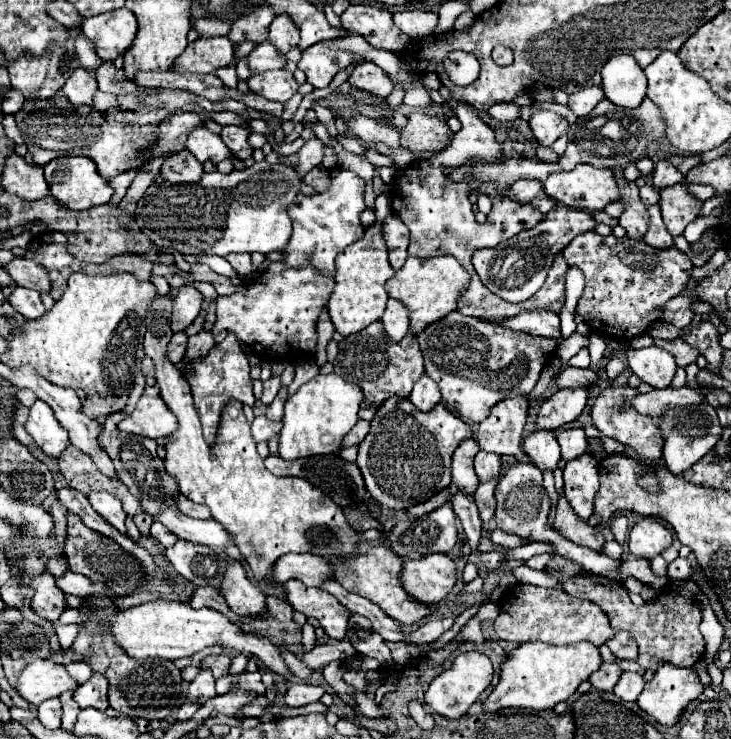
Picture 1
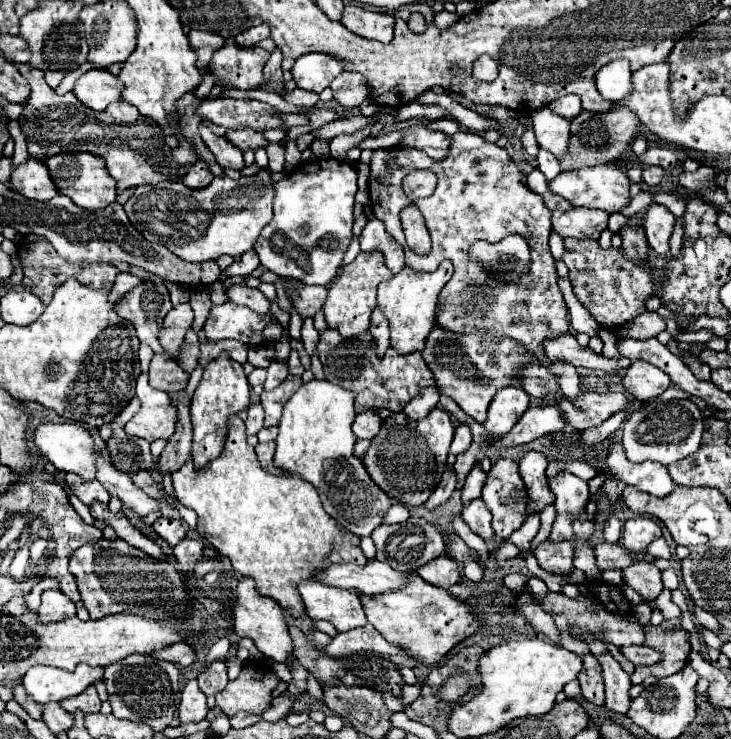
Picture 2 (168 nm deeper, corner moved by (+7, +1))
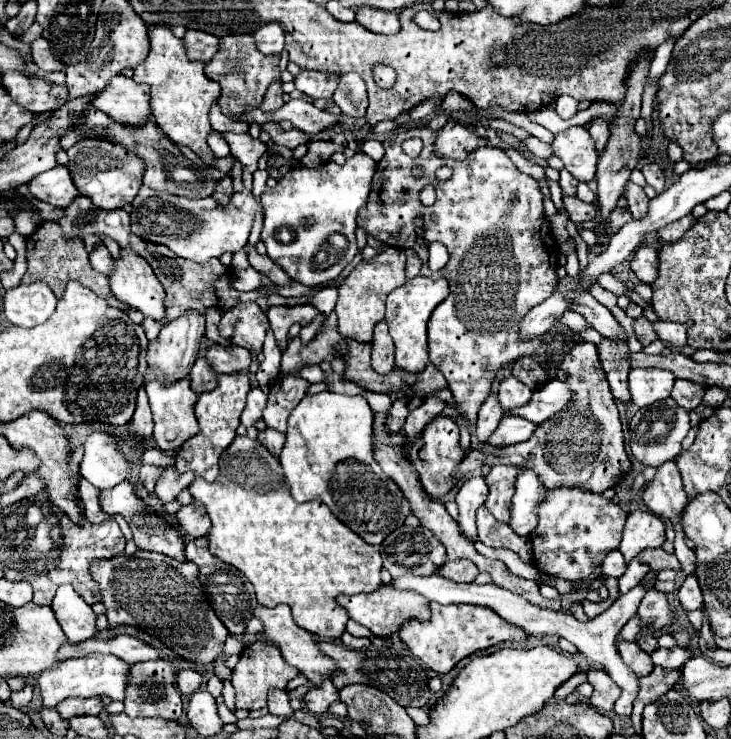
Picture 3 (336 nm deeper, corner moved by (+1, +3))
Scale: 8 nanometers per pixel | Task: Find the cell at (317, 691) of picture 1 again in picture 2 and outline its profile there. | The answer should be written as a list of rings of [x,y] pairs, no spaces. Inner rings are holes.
[[[288,695],[274,697],[272,699],[272,705],[270,705],[270,711],[264,711],[262,713],[262,719],[264,721],[274,722],[282,719],[282,717],[286,717],[290,713],[290,709],[292,709],[292,703],[294,703],[294,699],[288,697]]]

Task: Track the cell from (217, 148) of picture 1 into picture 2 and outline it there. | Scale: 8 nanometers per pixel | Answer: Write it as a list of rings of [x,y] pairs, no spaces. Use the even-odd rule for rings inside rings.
[[[200,123],[200,137],[202,141],[208,145],[208,149],[214,153],[218,165],[222,167],[232,167],[232,169],[242,169],[244,167],[244,159],[242,159],[242,151],[238,151],[232,143],[228,143],[224,137],[214,135],[204,123]]]

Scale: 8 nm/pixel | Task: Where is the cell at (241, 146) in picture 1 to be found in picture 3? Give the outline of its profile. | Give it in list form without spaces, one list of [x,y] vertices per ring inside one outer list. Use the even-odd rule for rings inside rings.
[[[272,125],[272,141],[276,145],[282,145],[282,147],[288,147],[288,149],[296,149],[298,145],[306,145],[312,137],[308,133],[300,133],[300,129],[290,129],[290,131],[284,131],[280,125]]]

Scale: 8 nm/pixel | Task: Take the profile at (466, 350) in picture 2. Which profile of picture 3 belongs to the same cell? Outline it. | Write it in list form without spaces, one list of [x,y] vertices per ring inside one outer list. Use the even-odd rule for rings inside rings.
[[[488,395],[488,399],[482,403],[478,411],[478,423],[476,423],[476,437],[480,443],[486,443],[488,437],[494,433],[502,419],[502,407],[498,403],[498,397]]]

